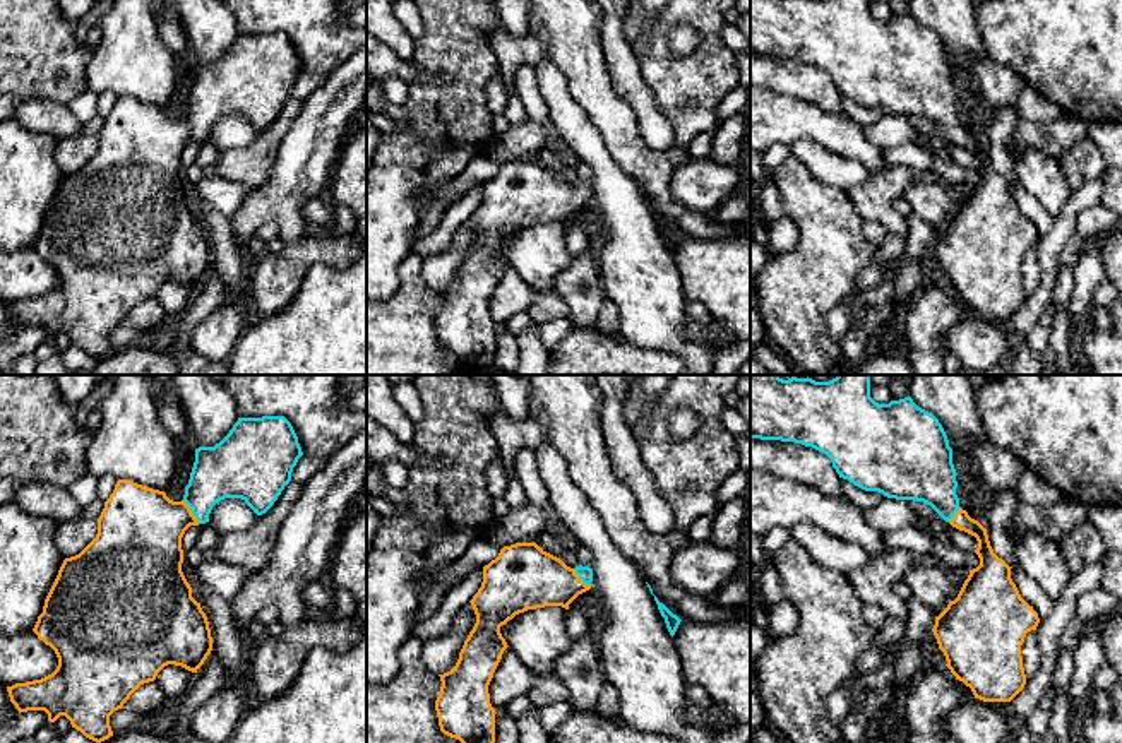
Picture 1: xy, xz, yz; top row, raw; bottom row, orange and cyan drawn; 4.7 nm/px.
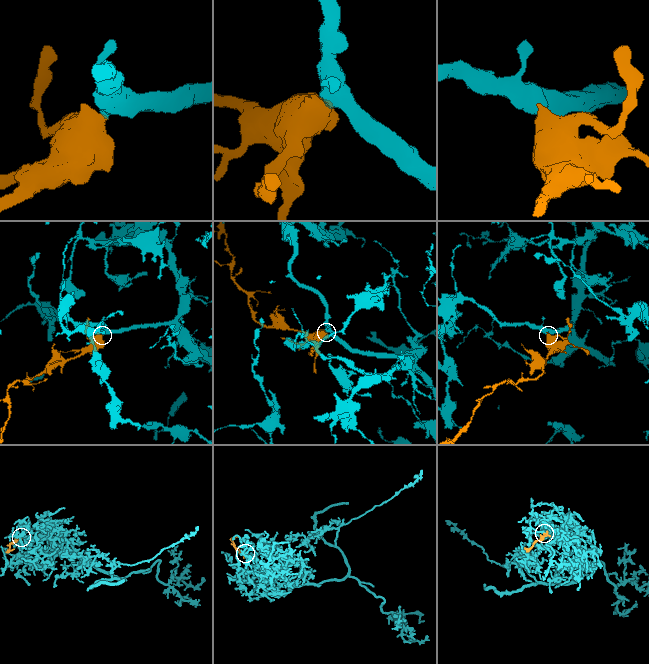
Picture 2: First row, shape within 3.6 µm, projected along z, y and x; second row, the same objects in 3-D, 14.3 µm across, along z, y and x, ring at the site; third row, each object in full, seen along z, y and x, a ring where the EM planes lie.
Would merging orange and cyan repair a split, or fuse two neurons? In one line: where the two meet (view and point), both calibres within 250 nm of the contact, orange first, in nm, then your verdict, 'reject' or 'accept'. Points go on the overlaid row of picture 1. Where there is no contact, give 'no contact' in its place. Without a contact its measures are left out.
xy (190, 512) | 400/260 nm | accept

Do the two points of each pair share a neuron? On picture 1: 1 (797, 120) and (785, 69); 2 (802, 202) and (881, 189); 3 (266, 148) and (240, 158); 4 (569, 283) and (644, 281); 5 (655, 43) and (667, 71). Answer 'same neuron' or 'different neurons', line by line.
1: different neurons
2: different neurons
3: same neuron
4: different neurons
5: same neuron

